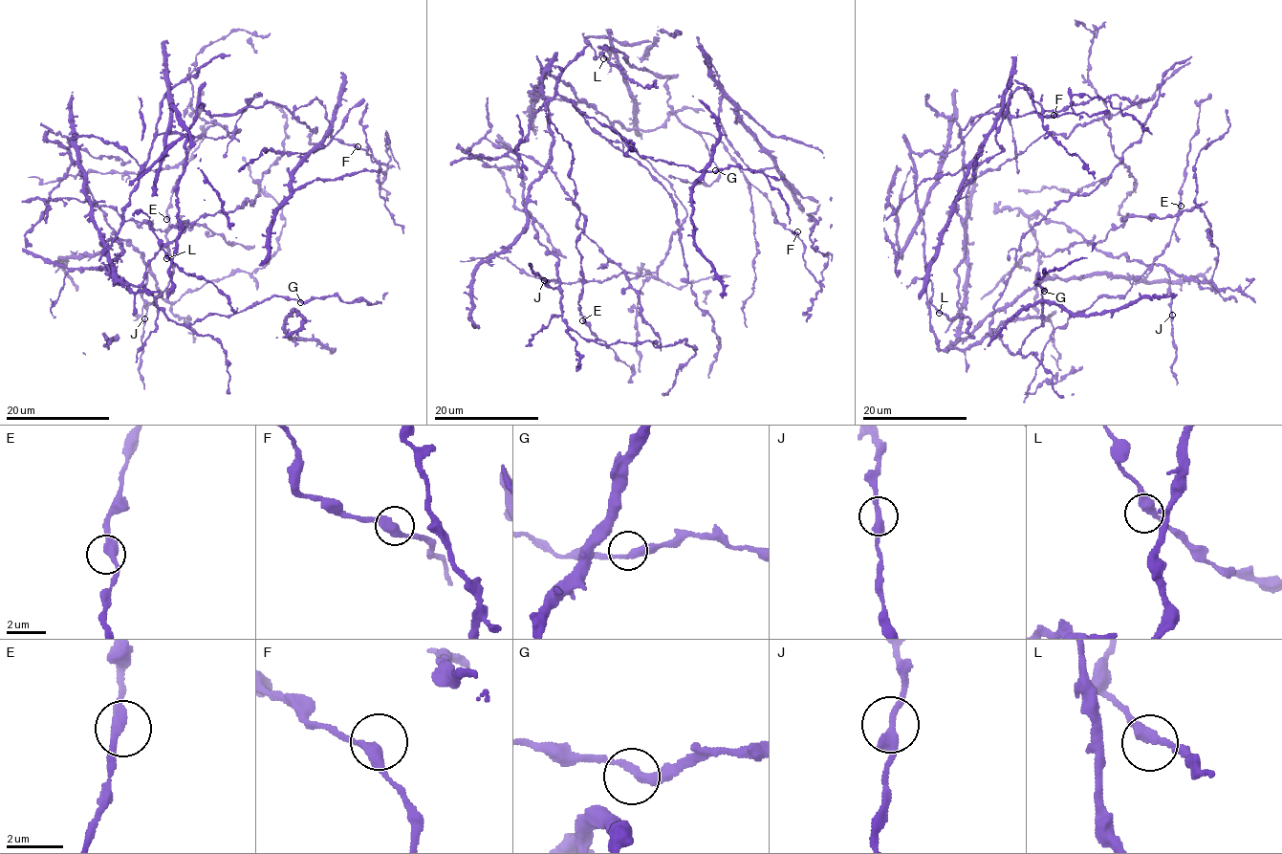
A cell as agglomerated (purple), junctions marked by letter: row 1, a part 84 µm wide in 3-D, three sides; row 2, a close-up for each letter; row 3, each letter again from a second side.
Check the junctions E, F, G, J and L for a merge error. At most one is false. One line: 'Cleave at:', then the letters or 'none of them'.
Cleave at: none of them

